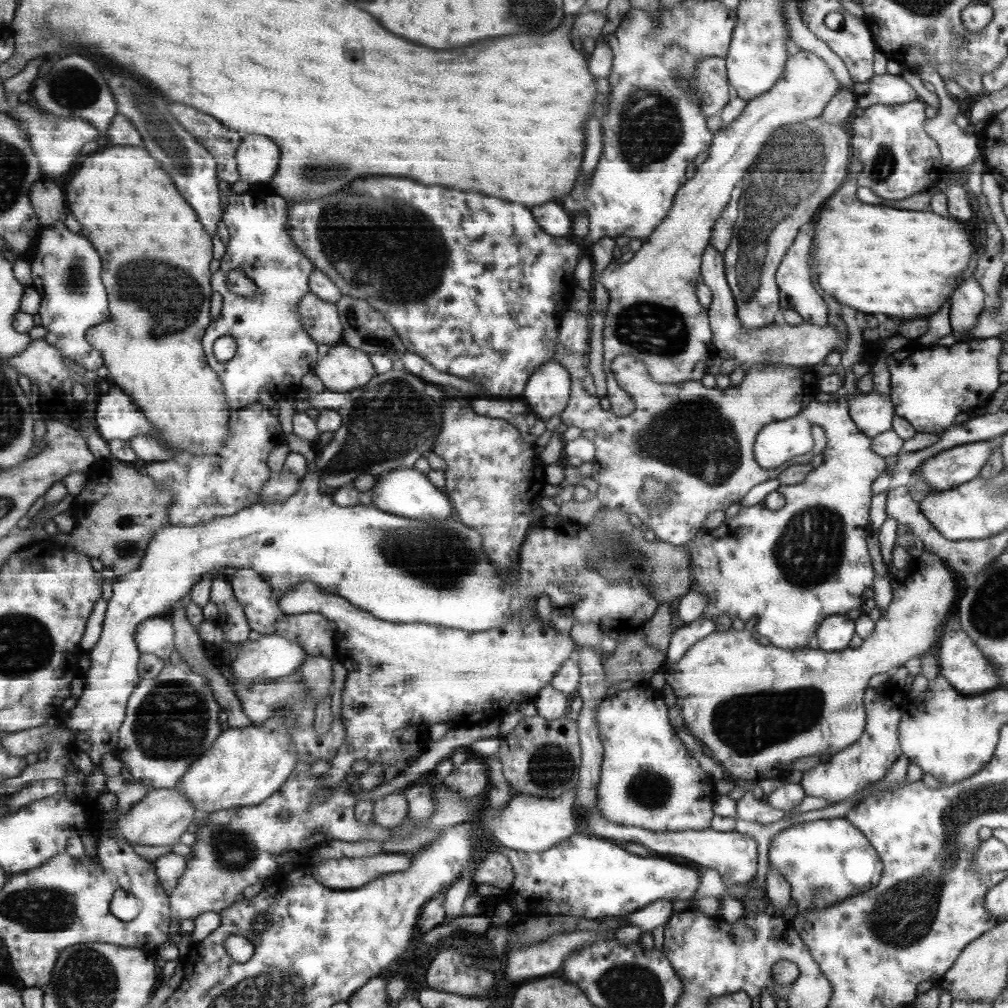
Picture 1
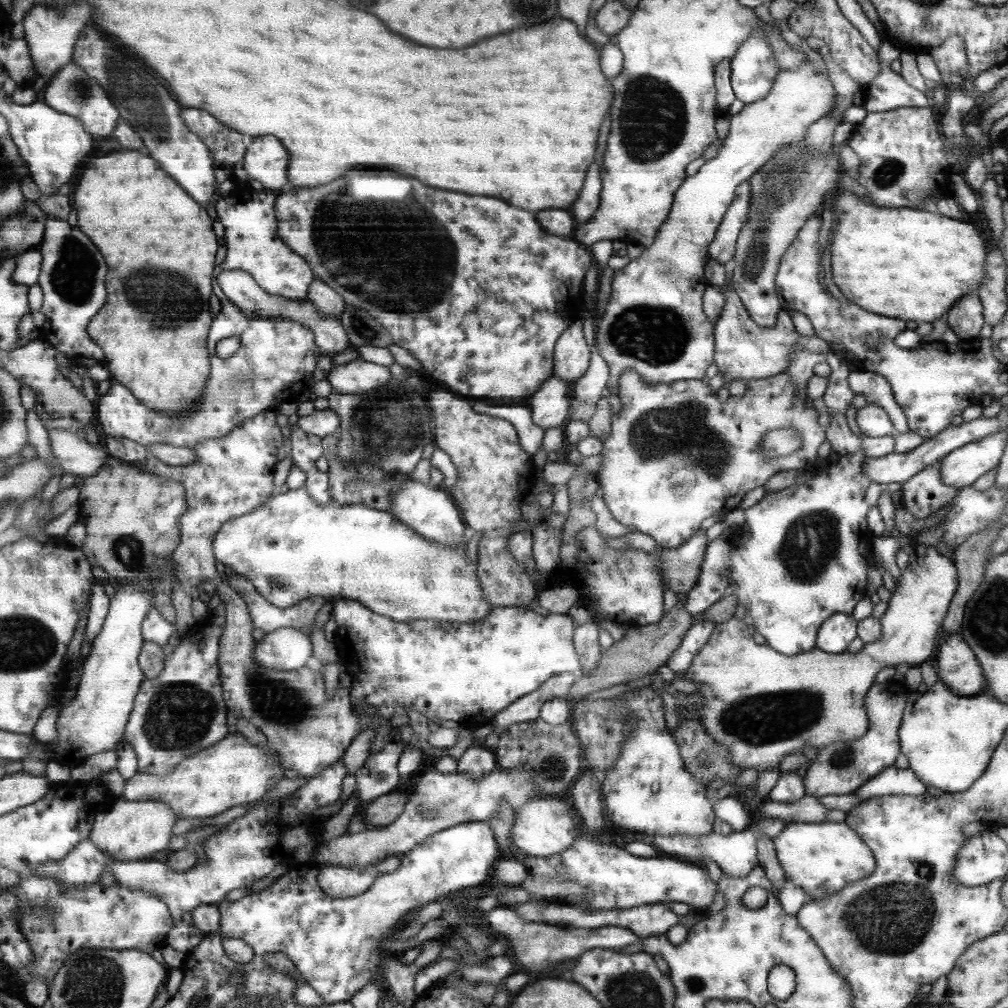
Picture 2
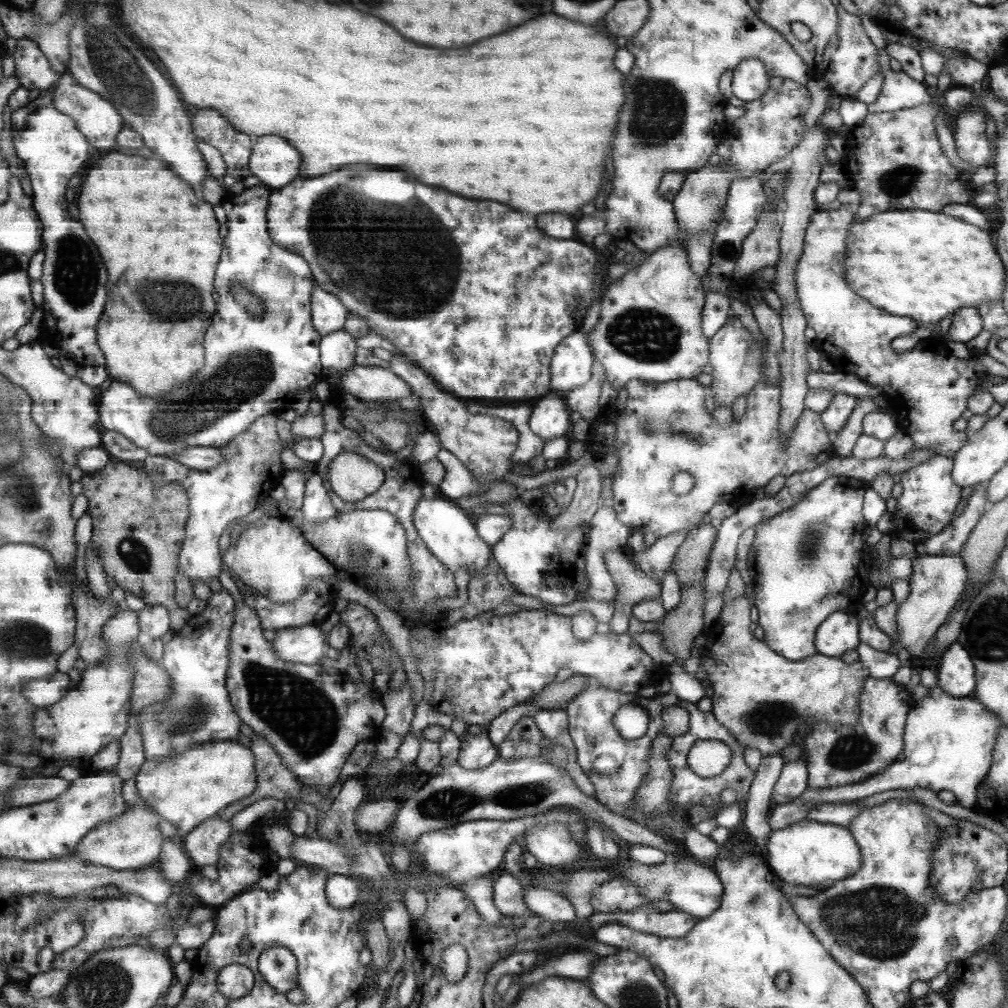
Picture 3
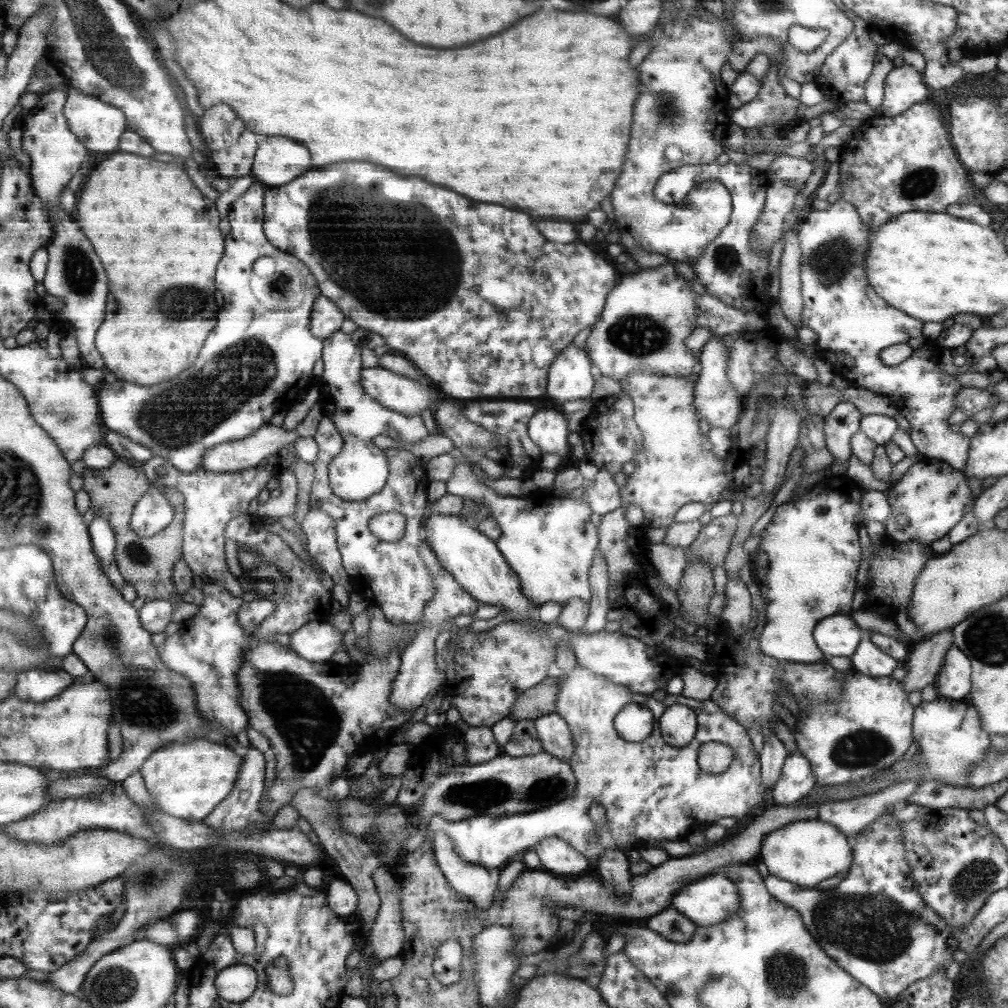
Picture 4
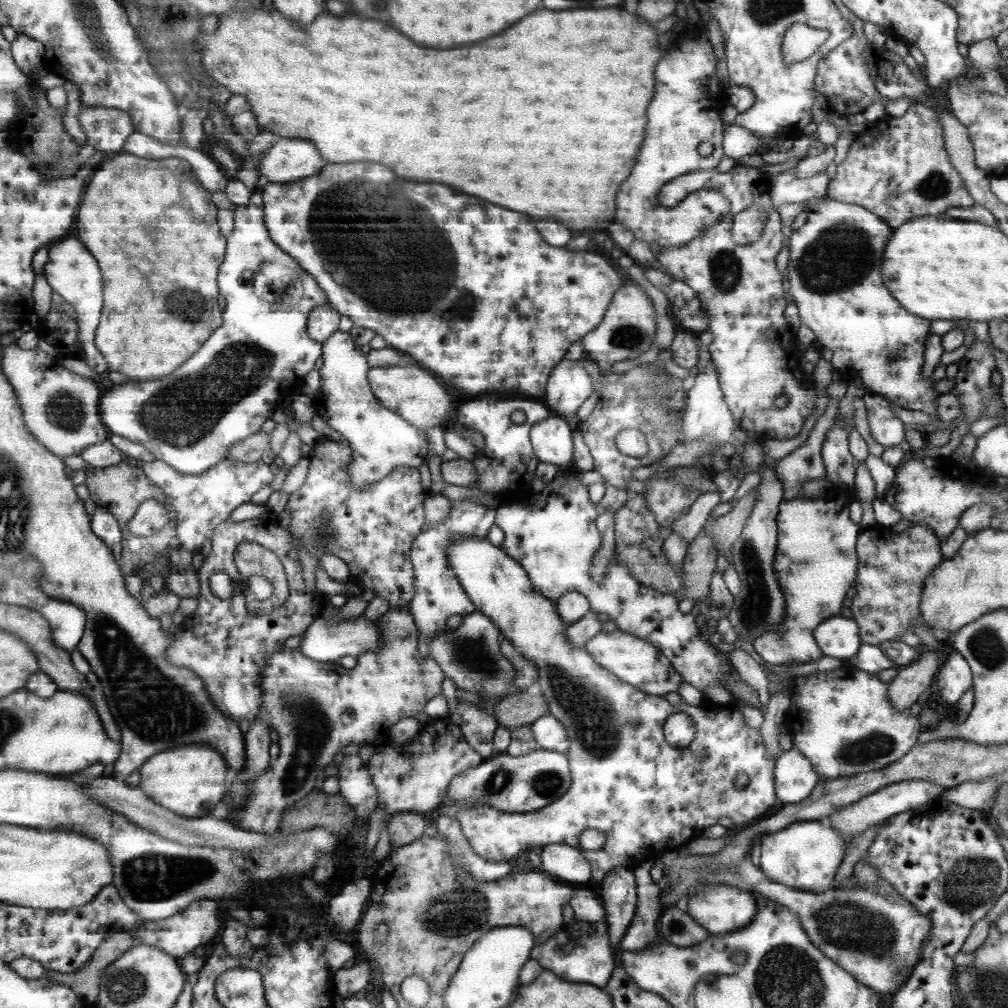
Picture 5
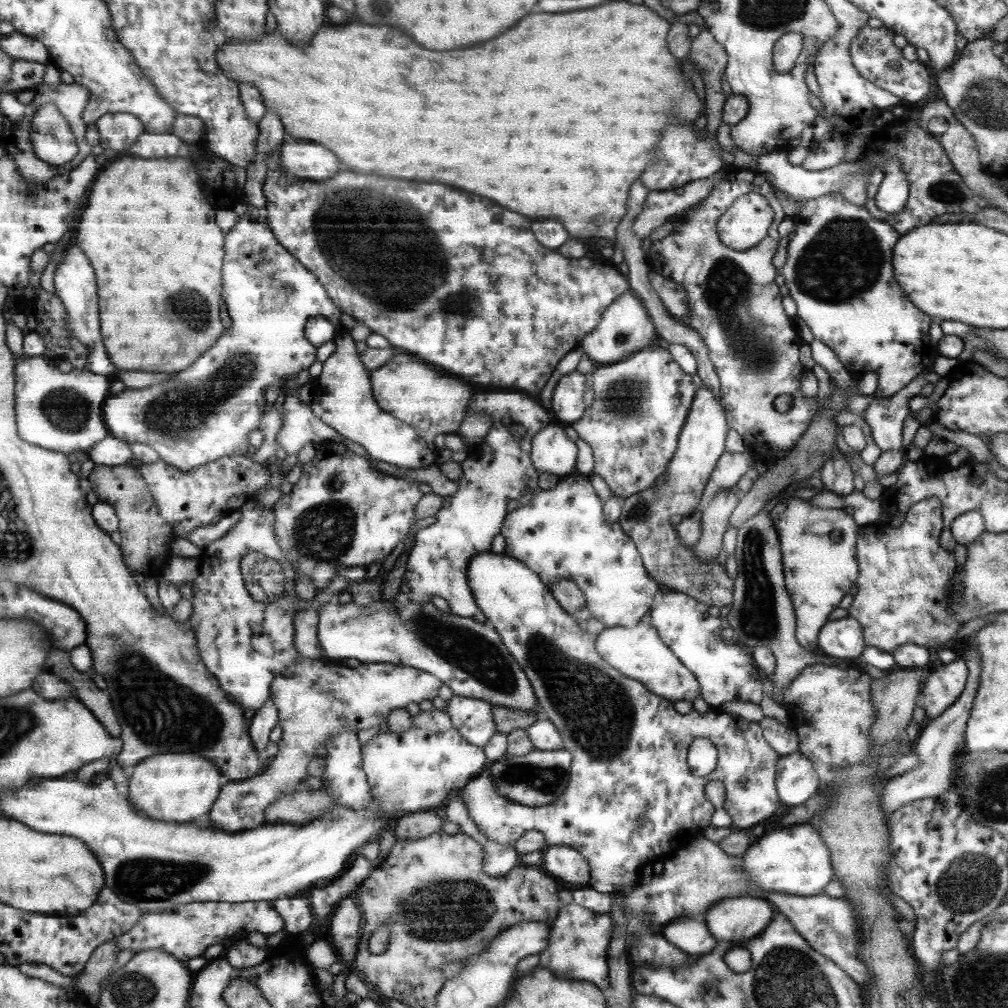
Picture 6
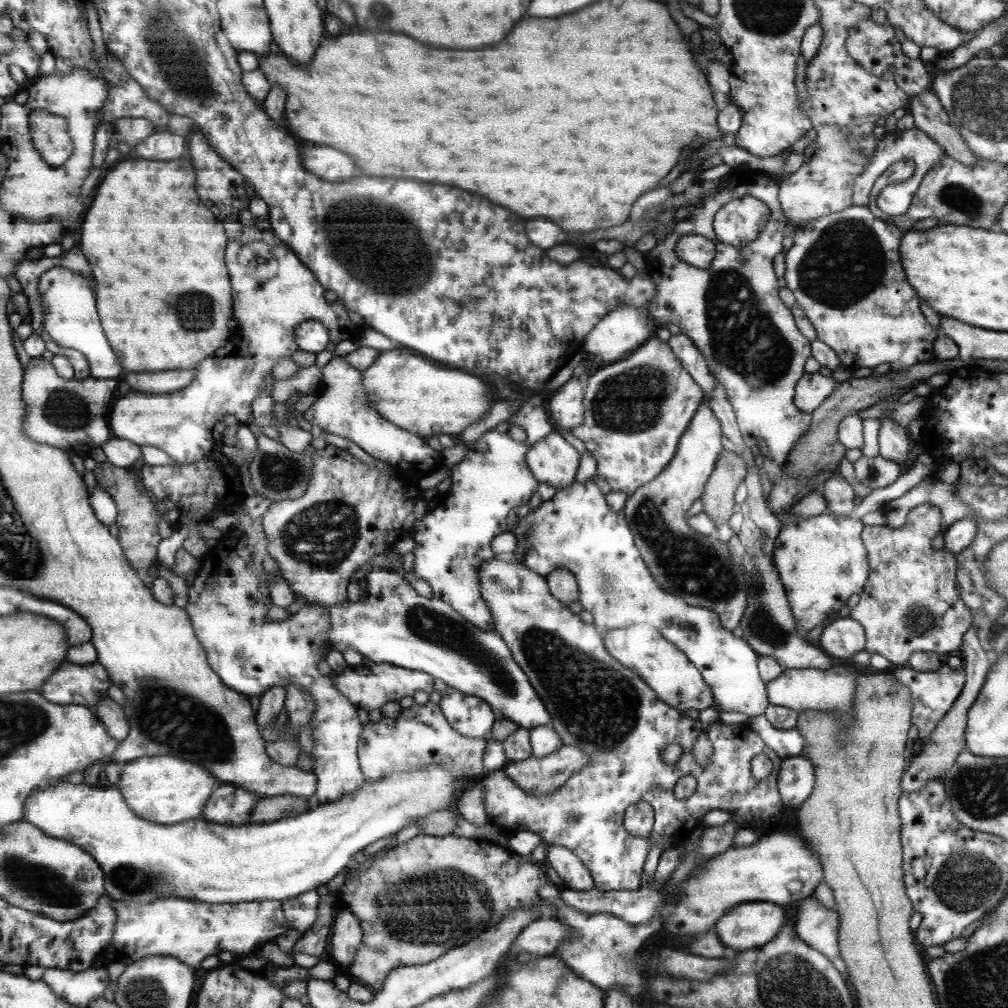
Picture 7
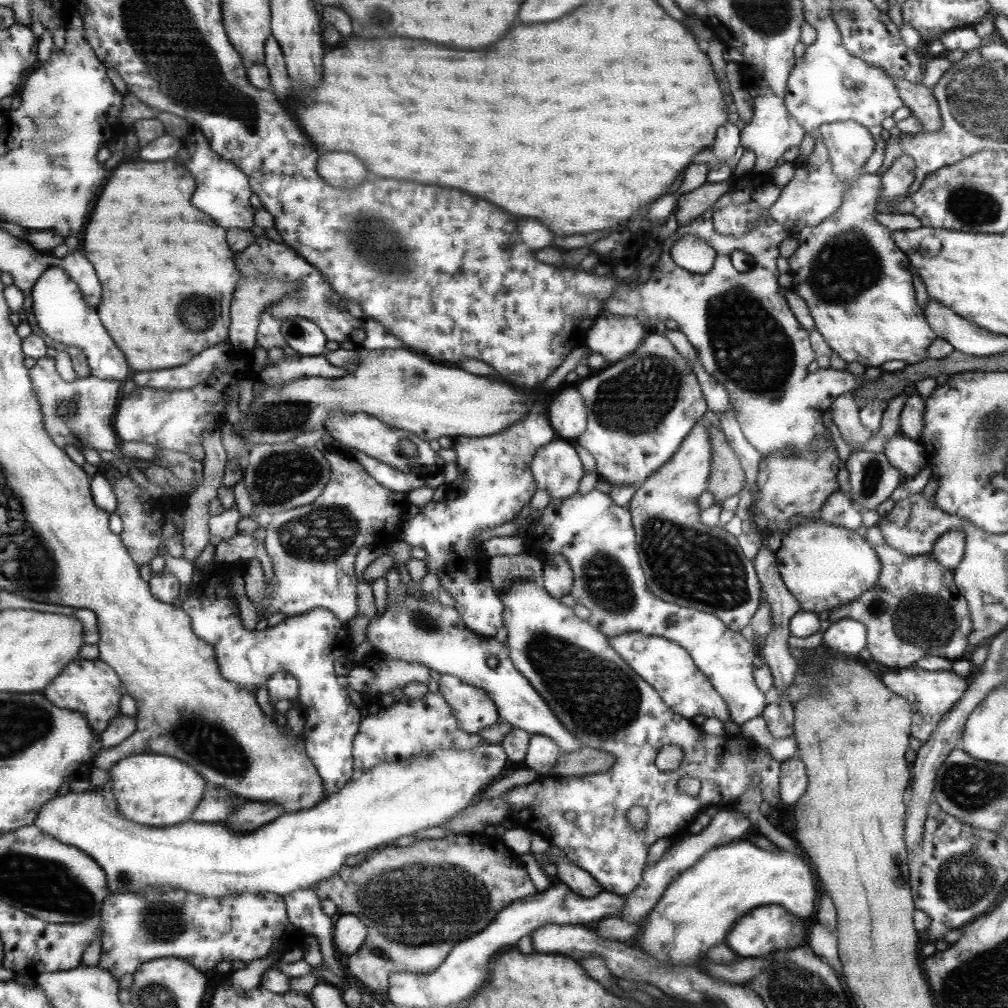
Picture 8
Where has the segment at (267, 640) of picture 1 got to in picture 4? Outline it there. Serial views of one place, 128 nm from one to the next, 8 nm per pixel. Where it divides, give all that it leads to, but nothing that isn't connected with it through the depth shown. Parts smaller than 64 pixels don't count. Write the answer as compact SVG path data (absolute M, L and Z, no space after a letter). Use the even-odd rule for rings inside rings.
M313 621L300 628L296 632L292 632L290 635L289 648L291 648L296 654L299 654L302 658L310 662L326 663L330 661L332 655L336 651L341 650L342 646L342 630L338 630L337 626L330 624L329 622Z

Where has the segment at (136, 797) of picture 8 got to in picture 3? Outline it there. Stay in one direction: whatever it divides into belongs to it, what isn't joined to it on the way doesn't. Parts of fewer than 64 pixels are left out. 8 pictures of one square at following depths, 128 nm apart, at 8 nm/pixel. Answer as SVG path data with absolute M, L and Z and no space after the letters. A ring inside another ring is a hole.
M215 741L198 744L186 752L170 754L161 759L146 761L135 778L139 797L168 822L175 824L182 836L187 835L205 820L218 815L228 805L252 796L257 791L257 766L251 749L234 741Z

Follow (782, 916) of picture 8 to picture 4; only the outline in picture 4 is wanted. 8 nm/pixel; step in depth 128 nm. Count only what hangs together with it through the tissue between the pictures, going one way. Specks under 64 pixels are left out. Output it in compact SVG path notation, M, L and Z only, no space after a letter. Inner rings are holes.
M710 873L684 885L671 898L671 906L686 915L696 926L707 927L721 923L740 911L740 889L721 873Z

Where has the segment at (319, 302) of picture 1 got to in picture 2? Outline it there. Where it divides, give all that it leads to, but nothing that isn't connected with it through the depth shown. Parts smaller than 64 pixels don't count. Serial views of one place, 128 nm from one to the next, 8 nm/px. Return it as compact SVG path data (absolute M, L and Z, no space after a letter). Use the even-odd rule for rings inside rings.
M241 270L221 272L219 275L216 275L216 283L228 297L231 305L241 308L247 315L280 317L289 321L301 321L302 324L309 325L315 336L316 343L321 347L322 351L328 352L332 358L338 352L340 353L344 349L351 347L349 335L345 331L345 325L339 321L340 318L336 315L326 315L323 317L309 298L302 299L301 301L291 301L287 298L267 293L259 287L250 273Z

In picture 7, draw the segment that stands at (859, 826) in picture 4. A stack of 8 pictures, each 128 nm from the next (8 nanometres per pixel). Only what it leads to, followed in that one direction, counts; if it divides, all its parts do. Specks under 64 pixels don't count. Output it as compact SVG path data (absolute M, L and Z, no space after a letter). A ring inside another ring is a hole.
M975 624L969 629L969 632L965 633L965 644L959 655L963 659L963 667L965 668L966 673L965 688L961 692L961 696L958 698L957 702L954 703L953 707L949 710L948 714L946 714L941 722L937 724L936 730L934 730L932 735L925 740L922 751L913 755L910 768L906 770L905 776L902 778L902 795L905 795L907 792L920 790L931 780L939 780L943 772L948 771L954 764L956 757L962 752L962 748L965 747L965 730L967 727L968 711L974 704L976 698L978 698L982 687L985 686L985 680L989 674L989 668L991 667L991 664L988 661L987 652L985 652L980 645L978 630L975 628Z

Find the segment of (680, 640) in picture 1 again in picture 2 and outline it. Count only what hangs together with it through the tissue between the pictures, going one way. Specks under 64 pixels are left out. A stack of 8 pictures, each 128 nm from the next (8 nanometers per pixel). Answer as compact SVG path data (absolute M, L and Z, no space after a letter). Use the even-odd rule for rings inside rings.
M710 620L696 621L690 628L688 634L682 640L682 644L672 658L667 663L668 668L673 670L676 676L681 674L691 666L694 655L708 642L709 637L714 631L715 623Z

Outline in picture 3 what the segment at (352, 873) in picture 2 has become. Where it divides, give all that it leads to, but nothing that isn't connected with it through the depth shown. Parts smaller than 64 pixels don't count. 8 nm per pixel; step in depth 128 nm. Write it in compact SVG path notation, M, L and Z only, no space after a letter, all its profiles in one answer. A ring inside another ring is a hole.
M341 874L330 875L326 896L334 908L350 908L362 900L363 884L358 878Z

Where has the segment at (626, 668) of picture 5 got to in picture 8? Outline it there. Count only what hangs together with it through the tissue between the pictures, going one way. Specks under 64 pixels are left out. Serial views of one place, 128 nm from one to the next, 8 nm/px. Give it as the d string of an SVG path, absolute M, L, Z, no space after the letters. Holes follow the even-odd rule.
M626 632L626 636L612 637L610 641L614 649L622 652L620 654L622 660L626 660L626 664L630 664L634 672L644 680L650 680L650 684L654 684L654 688L658 688L658 692L666 696L665 703L670 704L669 707L674 712L687 719L693 719L698 714L708 718L716 717L723 722L725 734L728 734L731 740L736 739L745 748L743 751L749 753L754 749L754 745L744 739L740 725L731 720L724 697L717 692L709 677L697 667L690 652L686 652L682 645L660 636L648 636L644 632L632 632L632 634Z

